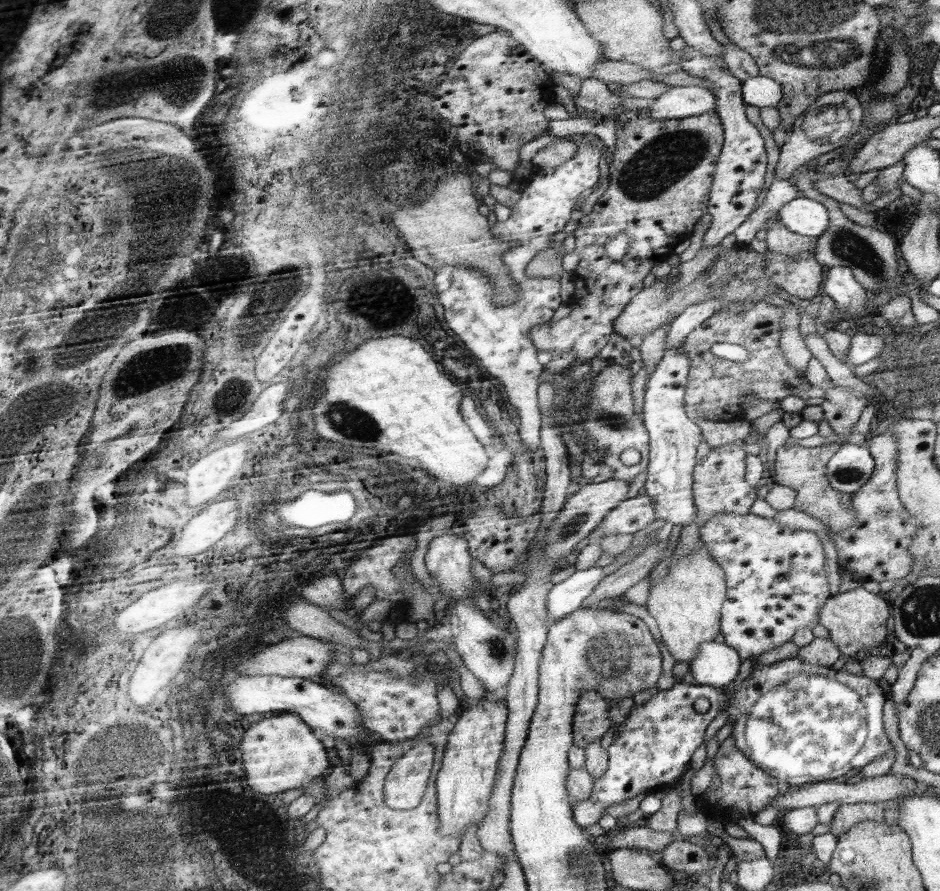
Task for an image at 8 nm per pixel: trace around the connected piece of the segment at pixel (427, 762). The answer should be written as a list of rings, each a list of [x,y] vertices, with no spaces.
[[[420,740],[391,768],[384,795],[392,808],[413,812],[422,802],[434,771],[432,750],[427,740]]]

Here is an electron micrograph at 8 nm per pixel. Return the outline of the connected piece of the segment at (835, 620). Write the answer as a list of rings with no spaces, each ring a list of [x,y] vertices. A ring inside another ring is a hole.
[[[857,586],[850,591],[838,593],[824,603],[820,611],[820,624],[828,629],[829,639],[838,647],[843,656],[862,656],[880,646],[886,638],[892,602],[883,594],[869,592]]]

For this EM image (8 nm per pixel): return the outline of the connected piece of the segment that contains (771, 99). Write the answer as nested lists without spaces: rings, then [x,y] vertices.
[[[760,75],[754,78],[747,78],[741,83],[741,93],[746,105],[778,106],[783,97],[781,84],[767,76]]]

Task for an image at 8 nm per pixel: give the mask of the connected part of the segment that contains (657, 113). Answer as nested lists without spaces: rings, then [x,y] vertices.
[[[700,85],[671,86],[664,94],[654,98],[654,103],[643,108],[655,119],[683,119],[689,116],[714,112],[718,97],[710,88]]]

